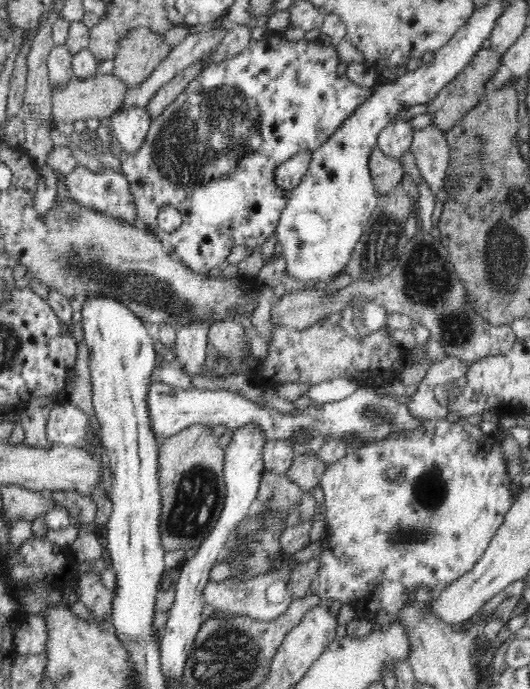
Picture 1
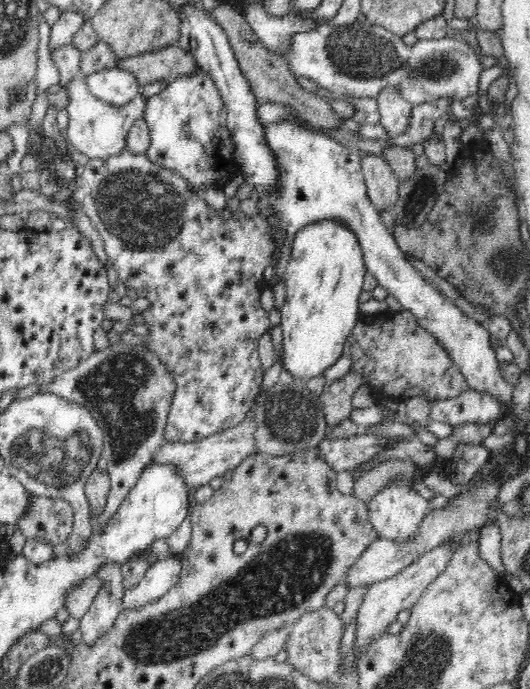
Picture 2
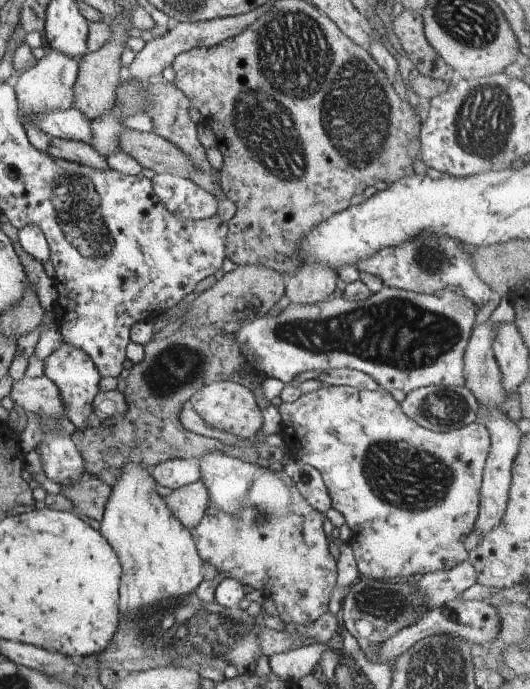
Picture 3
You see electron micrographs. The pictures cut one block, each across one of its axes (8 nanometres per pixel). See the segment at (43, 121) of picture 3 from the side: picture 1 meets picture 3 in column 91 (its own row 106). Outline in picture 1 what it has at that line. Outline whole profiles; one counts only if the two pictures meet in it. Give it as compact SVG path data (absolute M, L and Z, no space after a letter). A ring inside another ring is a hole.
M132 105L116 109L110 115L109 124L117 147L134 154L143 145L151 122L144 107Z

